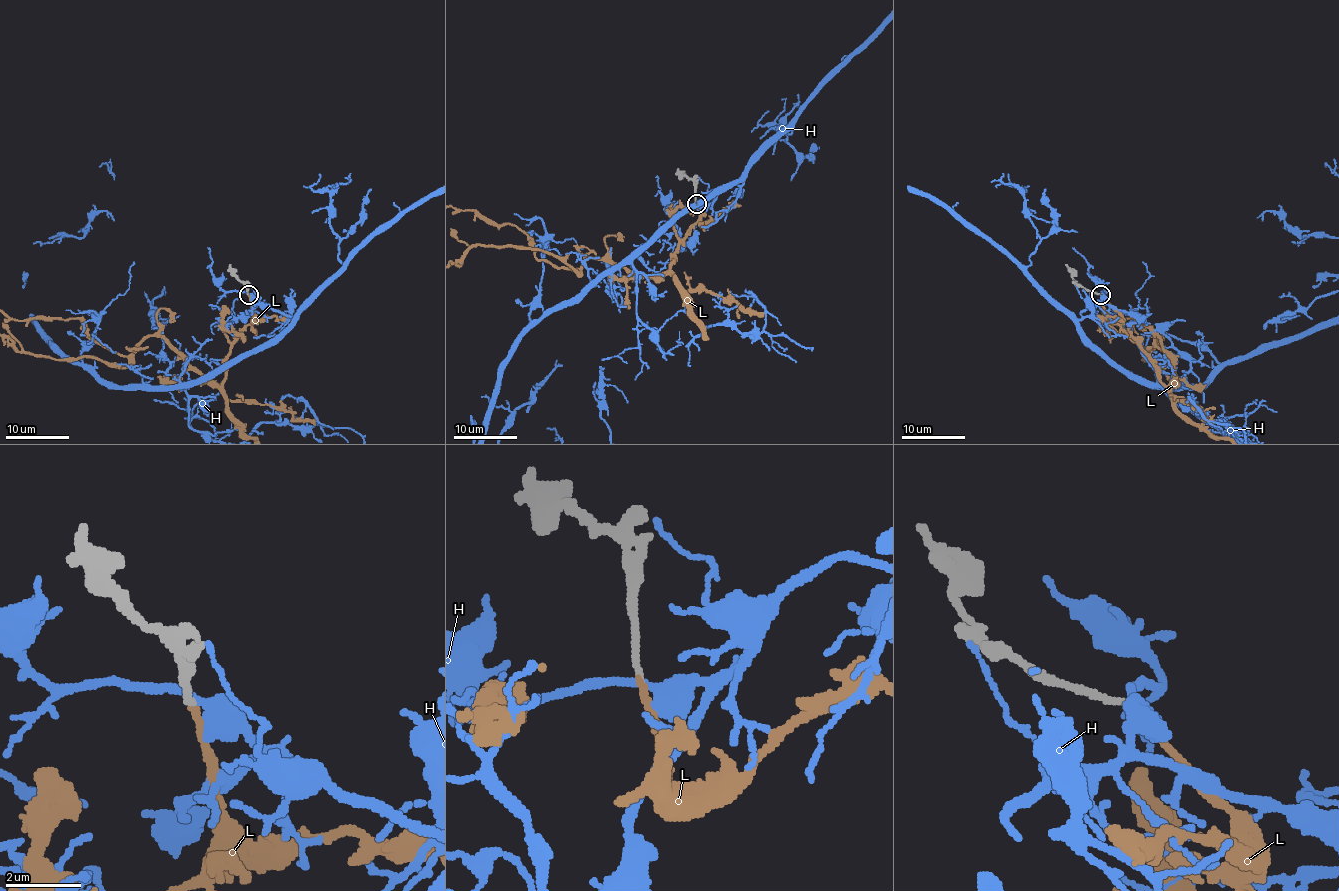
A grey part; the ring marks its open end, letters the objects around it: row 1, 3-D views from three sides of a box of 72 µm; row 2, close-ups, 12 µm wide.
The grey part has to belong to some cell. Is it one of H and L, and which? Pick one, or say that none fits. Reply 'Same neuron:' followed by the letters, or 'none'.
Same neuron: L

